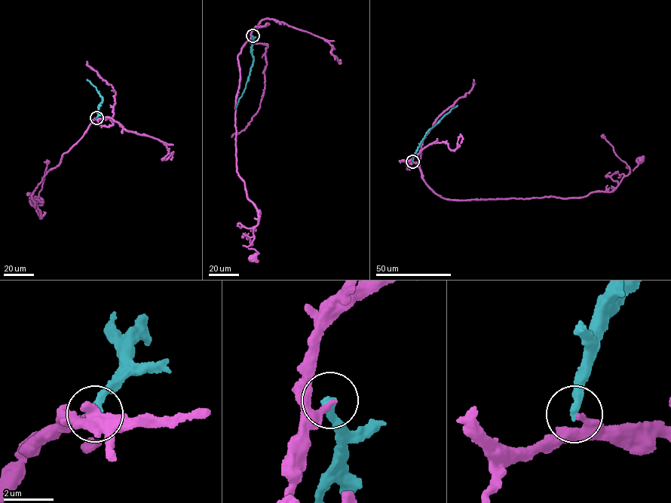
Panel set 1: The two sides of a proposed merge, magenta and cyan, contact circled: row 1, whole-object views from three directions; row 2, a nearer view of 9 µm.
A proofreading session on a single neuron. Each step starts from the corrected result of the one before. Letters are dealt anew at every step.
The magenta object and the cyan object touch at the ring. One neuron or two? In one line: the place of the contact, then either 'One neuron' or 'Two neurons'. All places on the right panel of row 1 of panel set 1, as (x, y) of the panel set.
Place: (412, 161). Two neurons

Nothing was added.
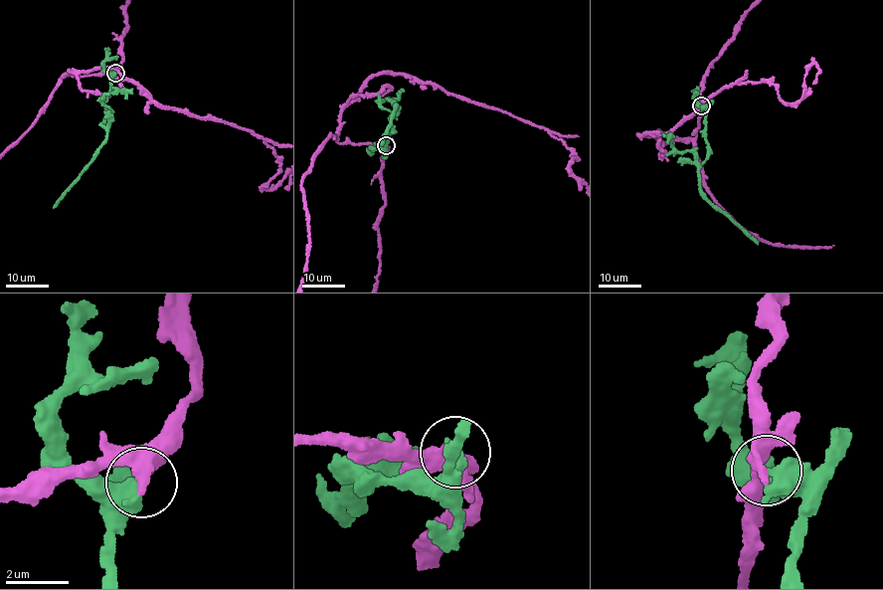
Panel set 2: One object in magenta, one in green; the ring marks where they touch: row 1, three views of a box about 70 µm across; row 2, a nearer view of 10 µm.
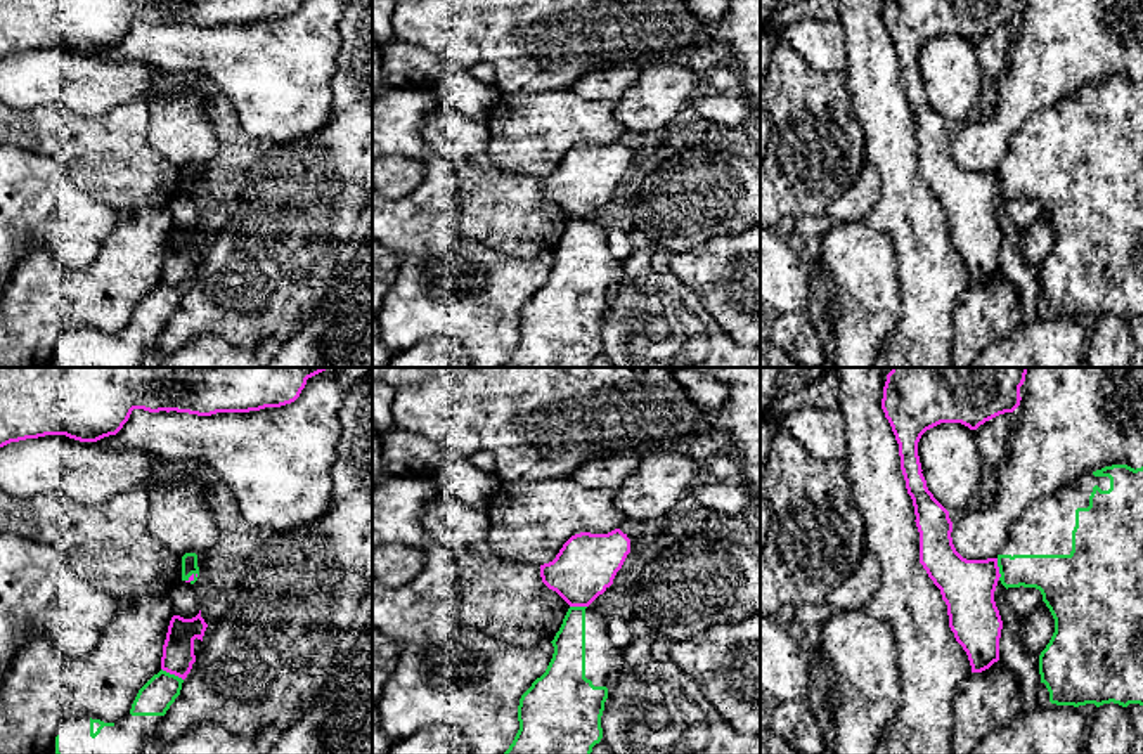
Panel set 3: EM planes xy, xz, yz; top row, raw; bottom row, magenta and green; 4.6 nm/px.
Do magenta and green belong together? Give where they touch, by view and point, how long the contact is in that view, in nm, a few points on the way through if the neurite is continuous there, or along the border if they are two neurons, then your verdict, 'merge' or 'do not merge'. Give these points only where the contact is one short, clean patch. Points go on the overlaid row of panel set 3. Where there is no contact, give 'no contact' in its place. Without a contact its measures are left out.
meets magenta in xy at (172, 673); contact 120 nm long; do not merge

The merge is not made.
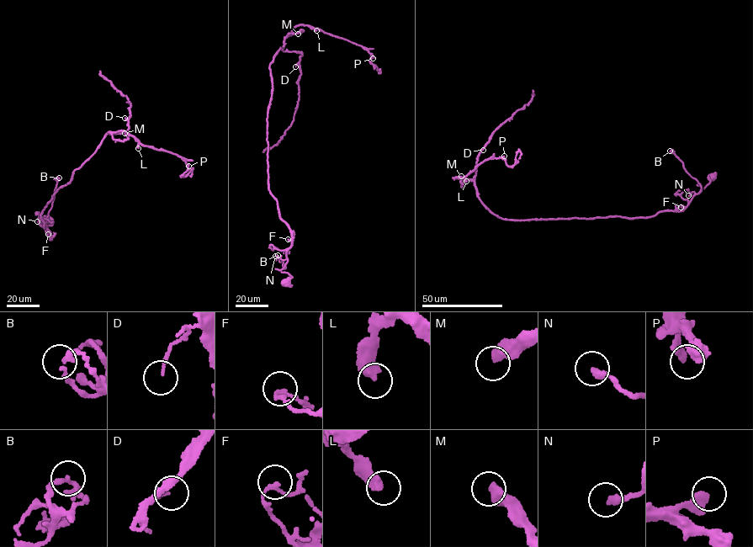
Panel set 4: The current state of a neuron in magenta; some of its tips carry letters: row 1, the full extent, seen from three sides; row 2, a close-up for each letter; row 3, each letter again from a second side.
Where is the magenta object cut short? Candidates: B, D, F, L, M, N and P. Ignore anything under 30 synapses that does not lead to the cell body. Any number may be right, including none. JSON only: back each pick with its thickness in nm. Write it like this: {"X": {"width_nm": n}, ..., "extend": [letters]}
{"extend": []}

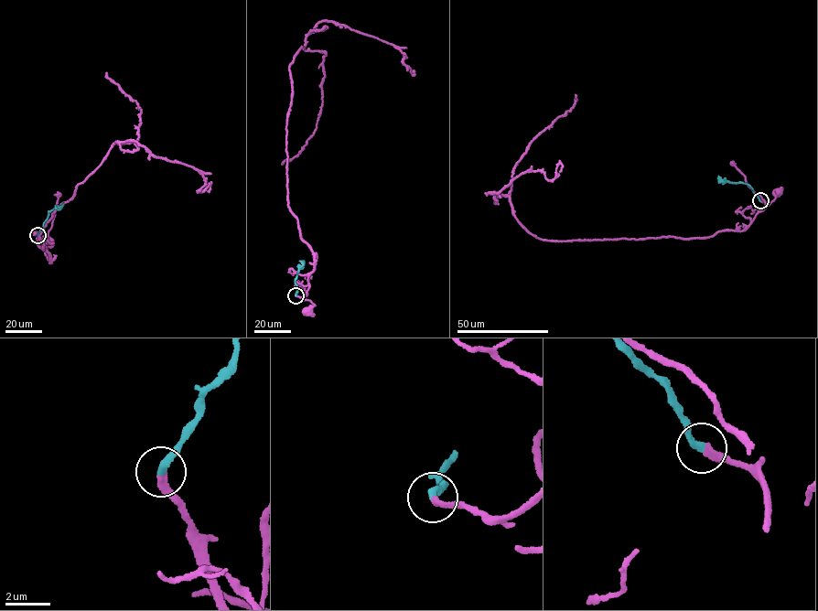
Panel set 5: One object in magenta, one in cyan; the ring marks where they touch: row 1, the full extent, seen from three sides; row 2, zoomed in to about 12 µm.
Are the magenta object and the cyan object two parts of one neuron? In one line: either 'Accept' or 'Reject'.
Accept

